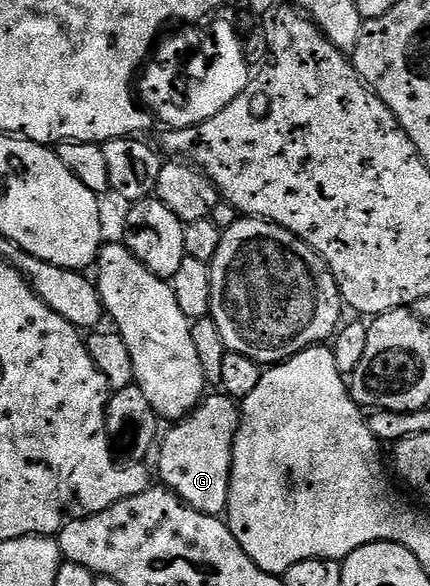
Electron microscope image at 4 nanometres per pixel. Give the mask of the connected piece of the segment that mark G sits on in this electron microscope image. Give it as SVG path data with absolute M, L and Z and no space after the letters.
M223 392L215 393L209 393L191 414L187 414L173 425L176 427L164 440L162 438L158 446L158 454L160 450L158 478L187 506L193 506L203 514L220 516L228 508L232 453L236 433L240 427L240 406L237 399L229 398Z

